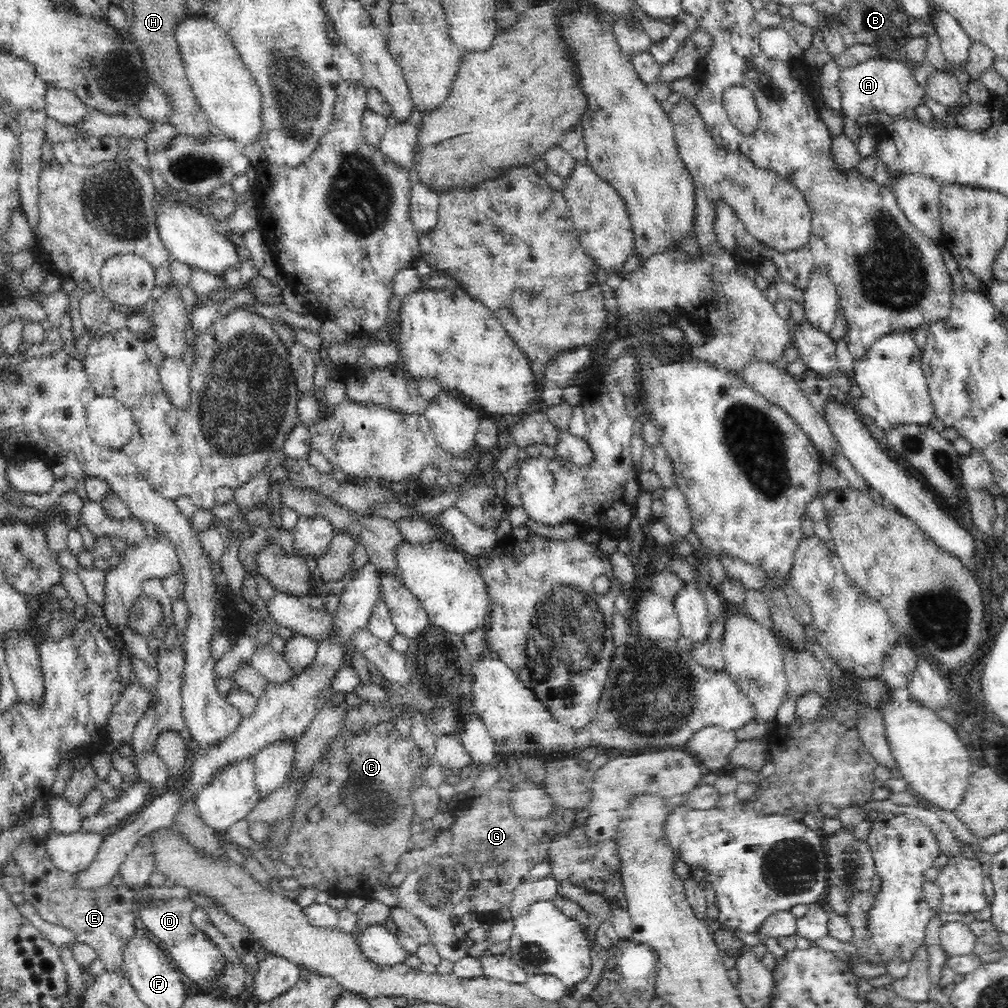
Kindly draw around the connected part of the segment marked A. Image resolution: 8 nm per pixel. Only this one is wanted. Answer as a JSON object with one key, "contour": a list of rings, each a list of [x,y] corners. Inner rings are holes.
{"contour":[[[888,57],[868,58],[860,64],[842,68],[838,88],[842,93],[841,112],[852,119],[875,112],[894,117],[905,110],[914,111],[914,108],[924,104],[927,94],[914,78],[909,64]]]}

